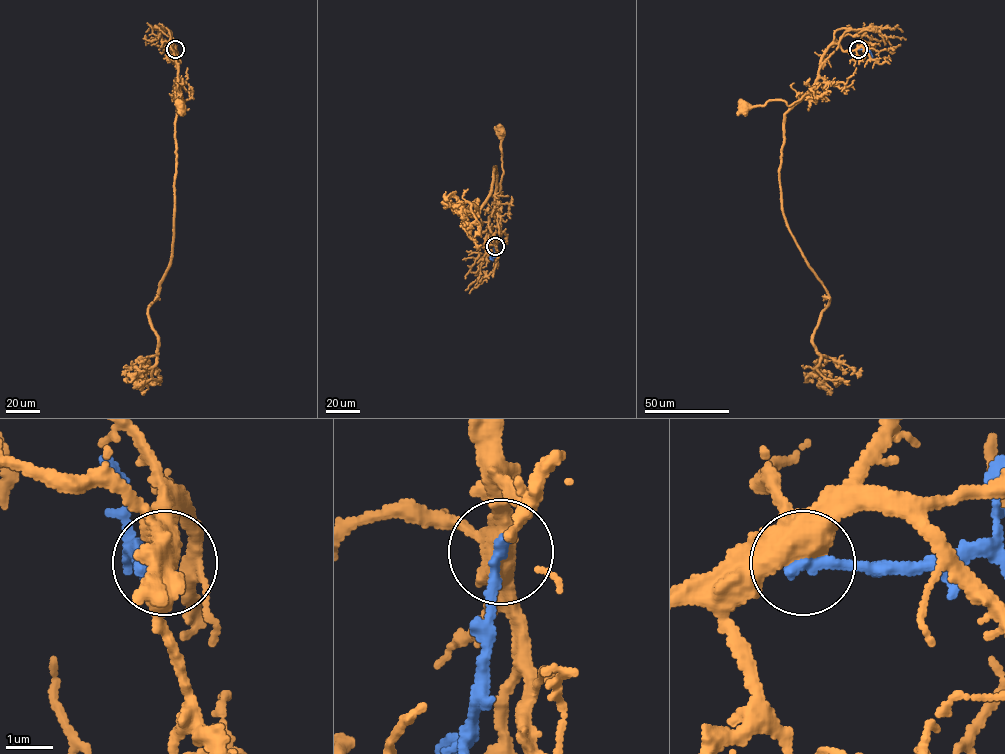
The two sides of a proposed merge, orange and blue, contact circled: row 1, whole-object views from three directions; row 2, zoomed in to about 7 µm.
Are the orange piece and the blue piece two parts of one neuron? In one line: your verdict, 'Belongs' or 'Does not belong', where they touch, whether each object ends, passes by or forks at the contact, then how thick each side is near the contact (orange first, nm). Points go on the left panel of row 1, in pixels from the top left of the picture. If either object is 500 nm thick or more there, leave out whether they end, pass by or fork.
Does not belong. Place: (175, 49). At the ring orange forks. At the ring blue ends. Thickness 460 nm (orange) against 280 nm

